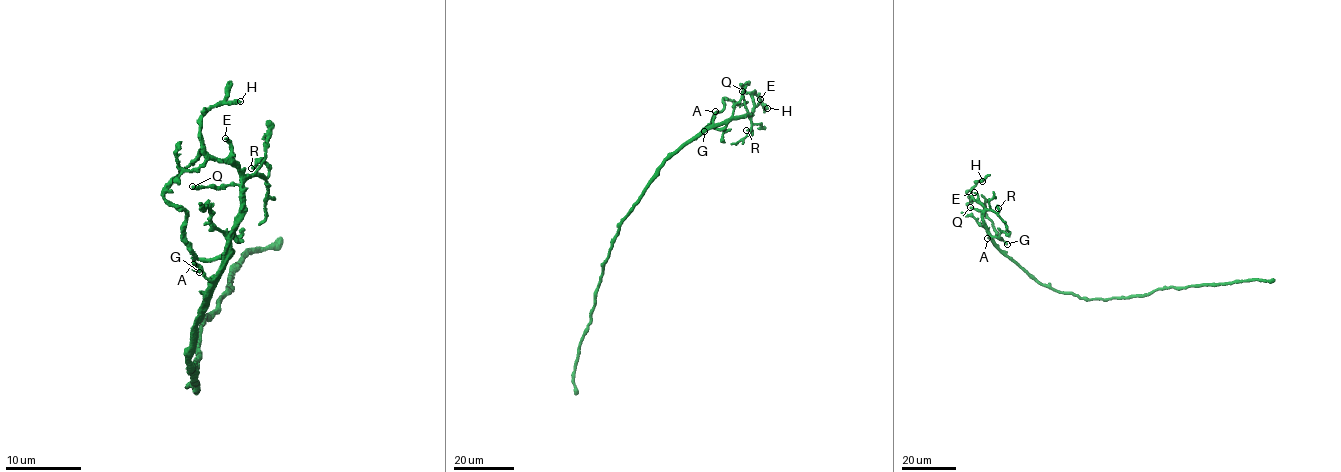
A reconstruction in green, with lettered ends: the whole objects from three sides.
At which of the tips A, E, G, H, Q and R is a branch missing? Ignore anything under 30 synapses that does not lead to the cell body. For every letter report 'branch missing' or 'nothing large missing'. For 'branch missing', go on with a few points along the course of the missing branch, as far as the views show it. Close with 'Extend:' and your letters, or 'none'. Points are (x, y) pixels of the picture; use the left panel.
A: nothing large missing
E: branch missing | (225, 138), (226, 114), (220, 105), (220, 85)
G: nothing large missing
H: nothing large missing
Q: nothing large missing
R: nothing large missing
Extend: E

